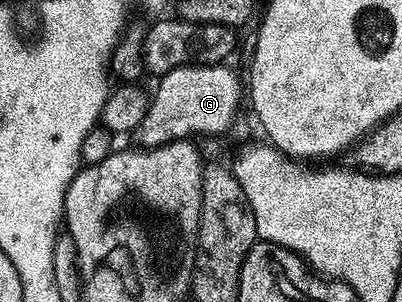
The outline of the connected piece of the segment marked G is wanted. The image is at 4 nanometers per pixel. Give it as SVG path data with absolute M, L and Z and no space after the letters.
M195 62L170 70L159 77L156 93L151 93L146 118L138 129L139 143L157 148L175 140L192 140L196 136L216 136L236 120L240 108L240 80L224 64Z

